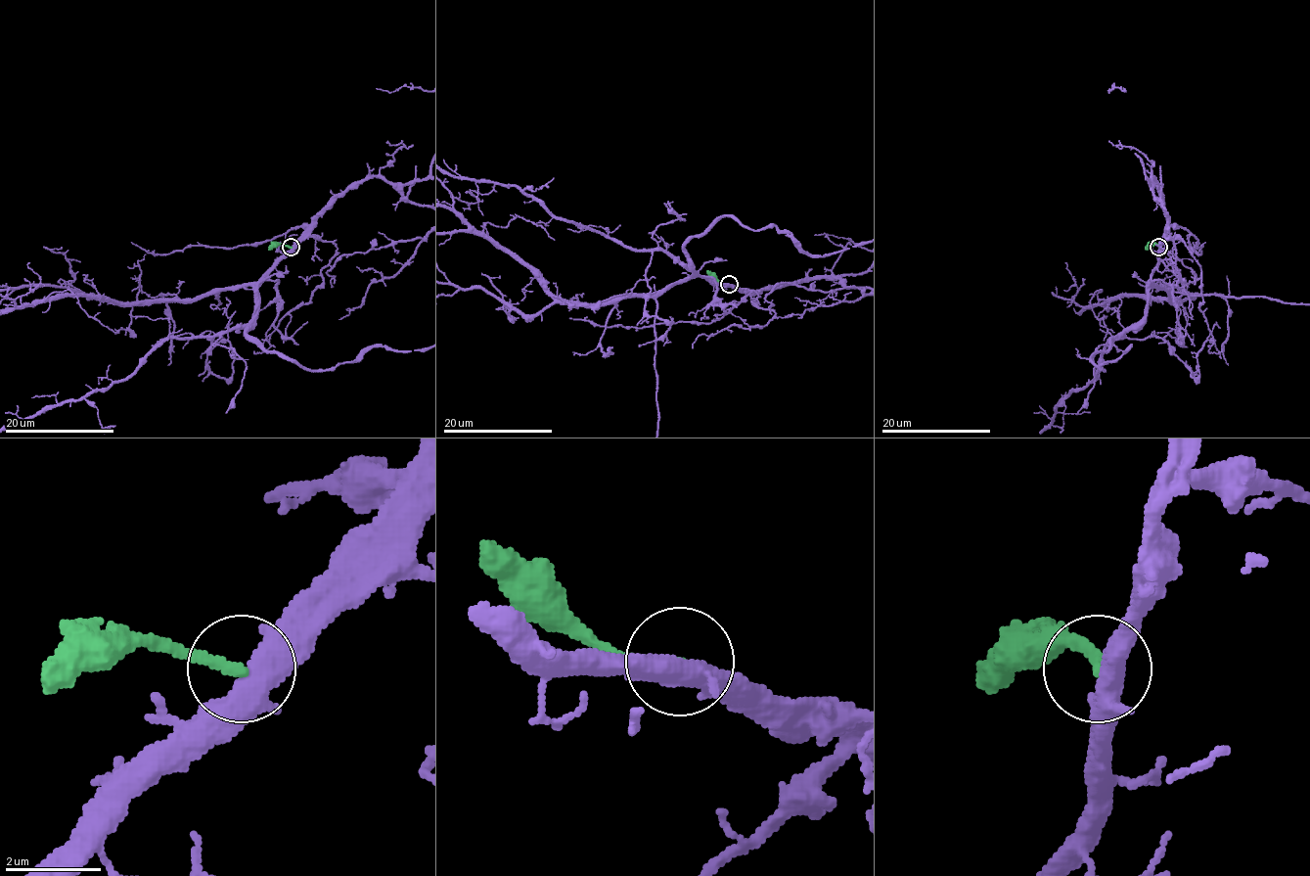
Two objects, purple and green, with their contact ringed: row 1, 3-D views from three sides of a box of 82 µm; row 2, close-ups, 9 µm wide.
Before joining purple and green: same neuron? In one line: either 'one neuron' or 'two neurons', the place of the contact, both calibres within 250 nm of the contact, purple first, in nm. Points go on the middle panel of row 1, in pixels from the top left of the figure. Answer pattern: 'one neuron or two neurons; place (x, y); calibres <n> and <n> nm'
two neurons; place (729, 284); calibres 500 and 190 nm

